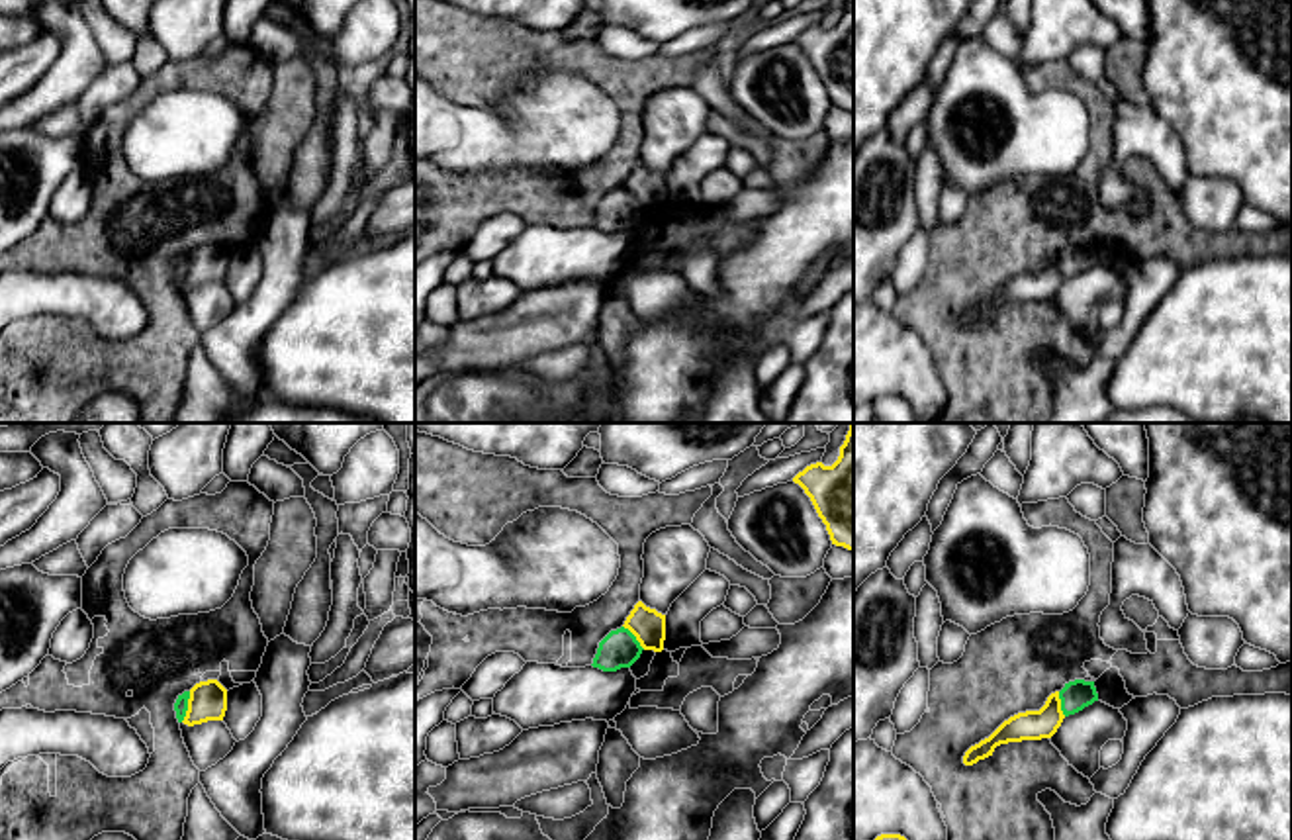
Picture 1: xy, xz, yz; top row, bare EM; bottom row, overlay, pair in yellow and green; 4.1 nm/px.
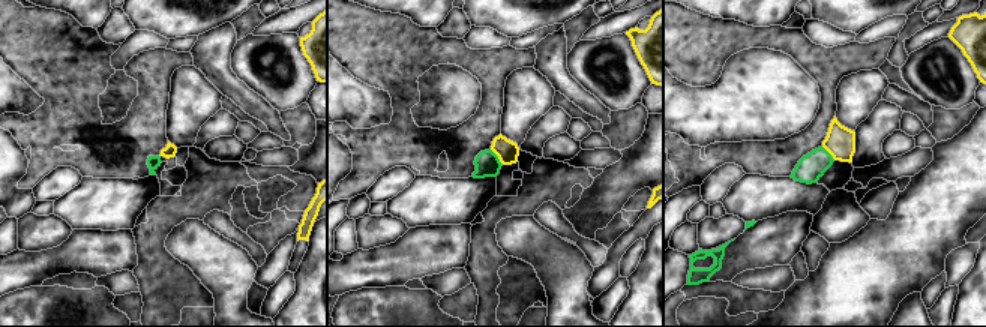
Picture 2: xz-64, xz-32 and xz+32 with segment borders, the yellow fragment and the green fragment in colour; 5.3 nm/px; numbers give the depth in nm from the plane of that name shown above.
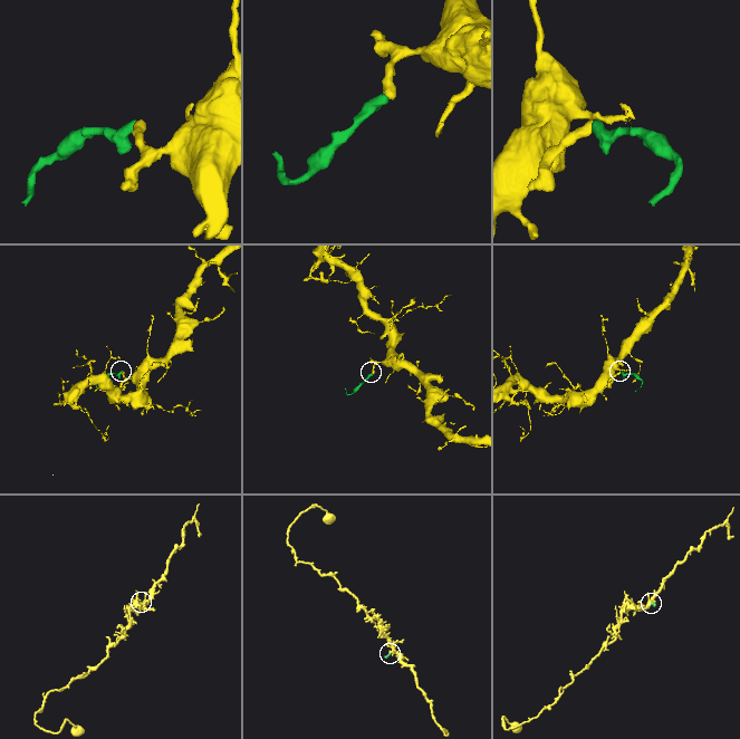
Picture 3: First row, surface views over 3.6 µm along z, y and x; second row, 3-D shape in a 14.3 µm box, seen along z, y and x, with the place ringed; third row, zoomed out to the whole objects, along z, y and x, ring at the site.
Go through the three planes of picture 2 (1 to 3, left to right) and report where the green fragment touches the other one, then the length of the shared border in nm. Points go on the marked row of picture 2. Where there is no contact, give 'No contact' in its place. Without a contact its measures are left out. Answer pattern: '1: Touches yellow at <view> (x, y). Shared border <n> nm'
1: No contact
2: Touches yellow at xz-32 (497, 155). Shared border 110 nm
3: Touches yellow at xz+32 (829, 152). Shared border 100 nm

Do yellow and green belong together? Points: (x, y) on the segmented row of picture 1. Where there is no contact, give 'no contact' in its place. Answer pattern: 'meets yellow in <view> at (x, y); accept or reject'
meets yellow in xy at (188, 707); reject

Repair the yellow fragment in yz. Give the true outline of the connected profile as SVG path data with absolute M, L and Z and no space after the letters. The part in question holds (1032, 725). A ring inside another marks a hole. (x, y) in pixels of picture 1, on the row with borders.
M1055 691L1039 711L1026 711L1010 717L989 738L971 746L963 756L963 764L973 766L992 756L994 748L1000 744L1051 738L1063 719L1059 691Z

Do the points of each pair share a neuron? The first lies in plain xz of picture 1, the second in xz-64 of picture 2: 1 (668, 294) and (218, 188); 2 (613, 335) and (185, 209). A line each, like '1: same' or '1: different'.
1: different
2: same

